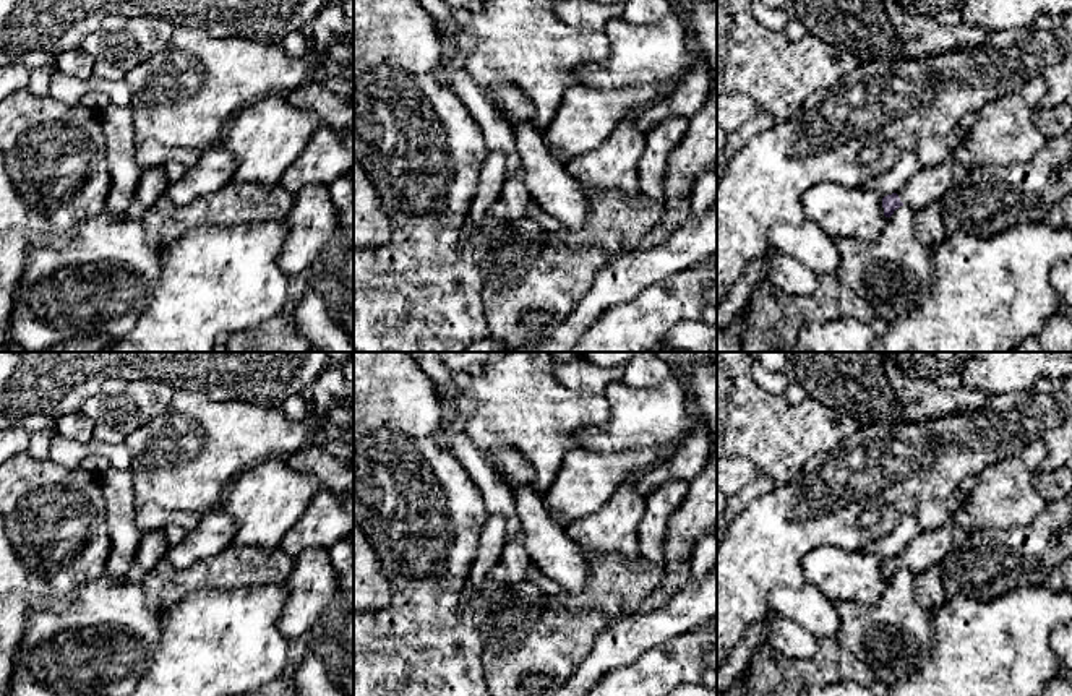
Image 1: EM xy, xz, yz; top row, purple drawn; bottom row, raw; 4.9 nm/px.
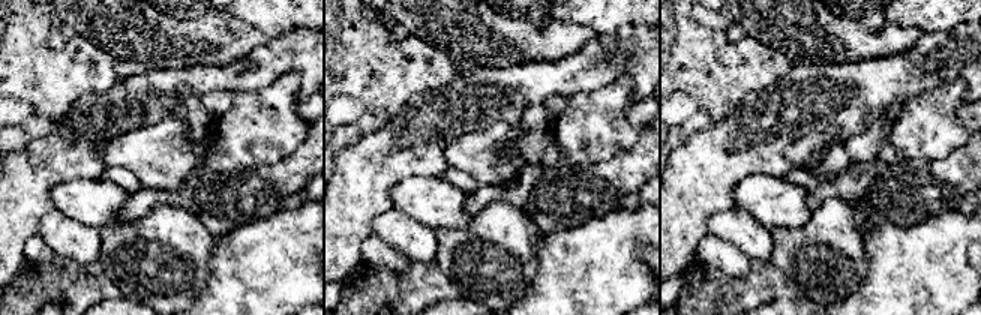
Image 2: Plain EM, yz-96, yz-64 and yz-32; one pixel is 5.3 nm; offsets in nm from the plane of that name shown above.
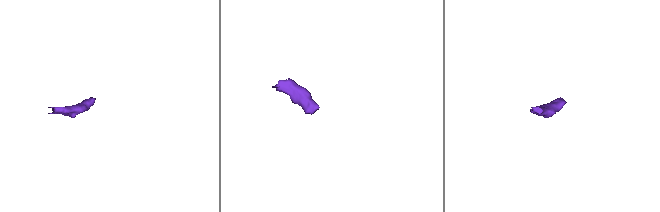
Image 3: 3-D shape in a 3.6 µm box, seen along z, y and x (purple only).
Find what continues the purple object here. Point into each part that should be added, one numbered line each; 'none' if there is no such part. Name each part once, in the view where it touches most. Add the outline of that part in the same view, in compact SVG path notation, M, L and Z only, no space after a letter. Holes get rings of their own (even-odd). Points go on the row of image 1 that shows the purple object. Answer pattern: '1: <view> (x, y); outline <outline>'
1: yz (930, 184); outline M954 153L947 159L934 167L923 167L913 175L898 191L898 198L905 206L910 206L916 213L923 208L941 201L946 191L967 177L968 170L962 167Z

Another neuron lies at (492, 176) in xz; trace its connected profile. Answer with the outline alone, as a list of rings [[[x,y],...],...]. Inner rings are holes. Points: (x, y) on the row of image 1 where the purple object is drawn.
[[[491,149],[480,169],[478,185],[462,226],[464,238],[474,238],[480,232],[480,222],[498,201],[504,178],[504,154],[503,151]]]

